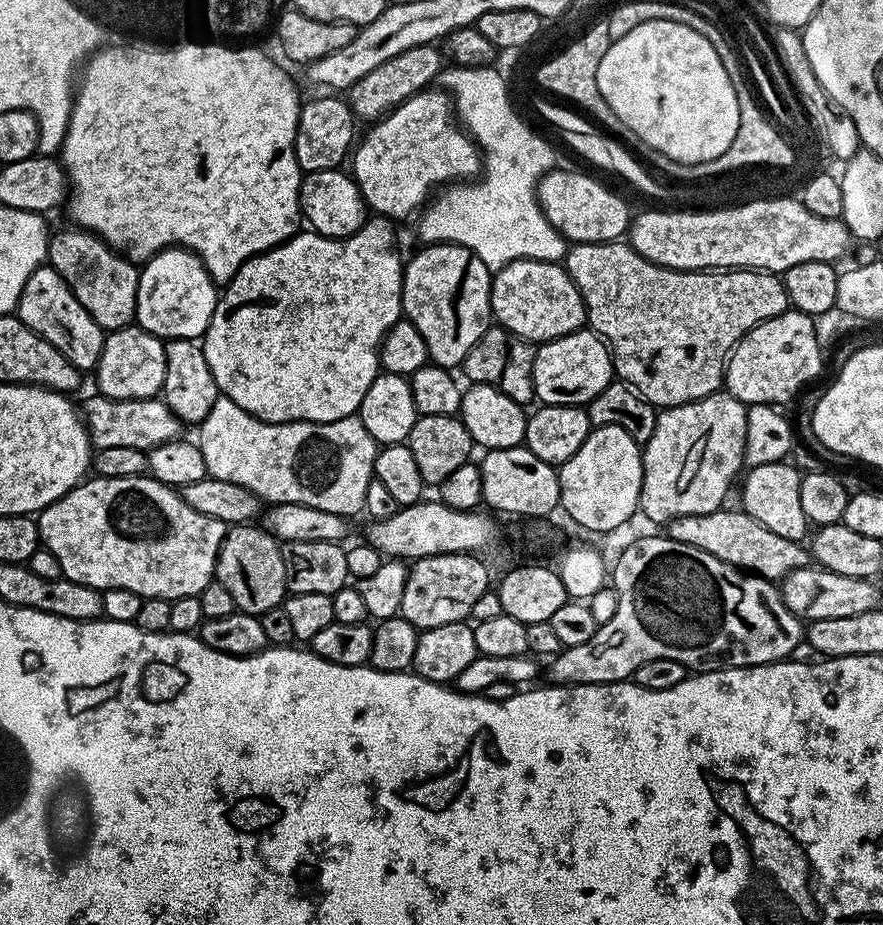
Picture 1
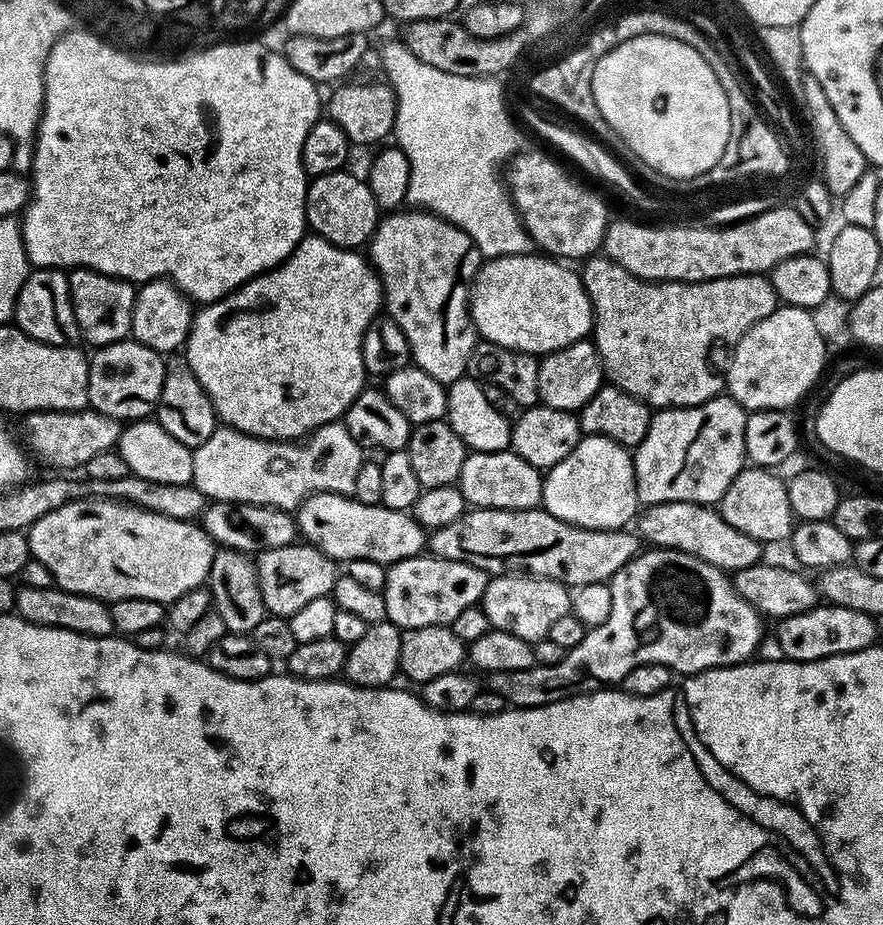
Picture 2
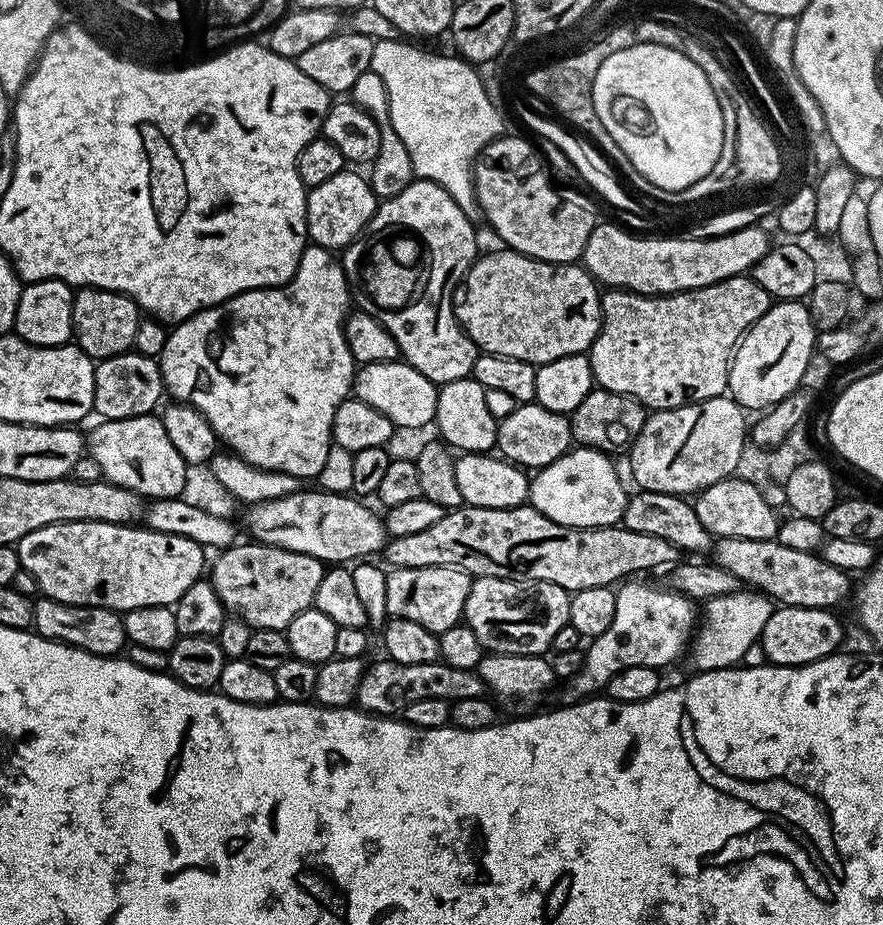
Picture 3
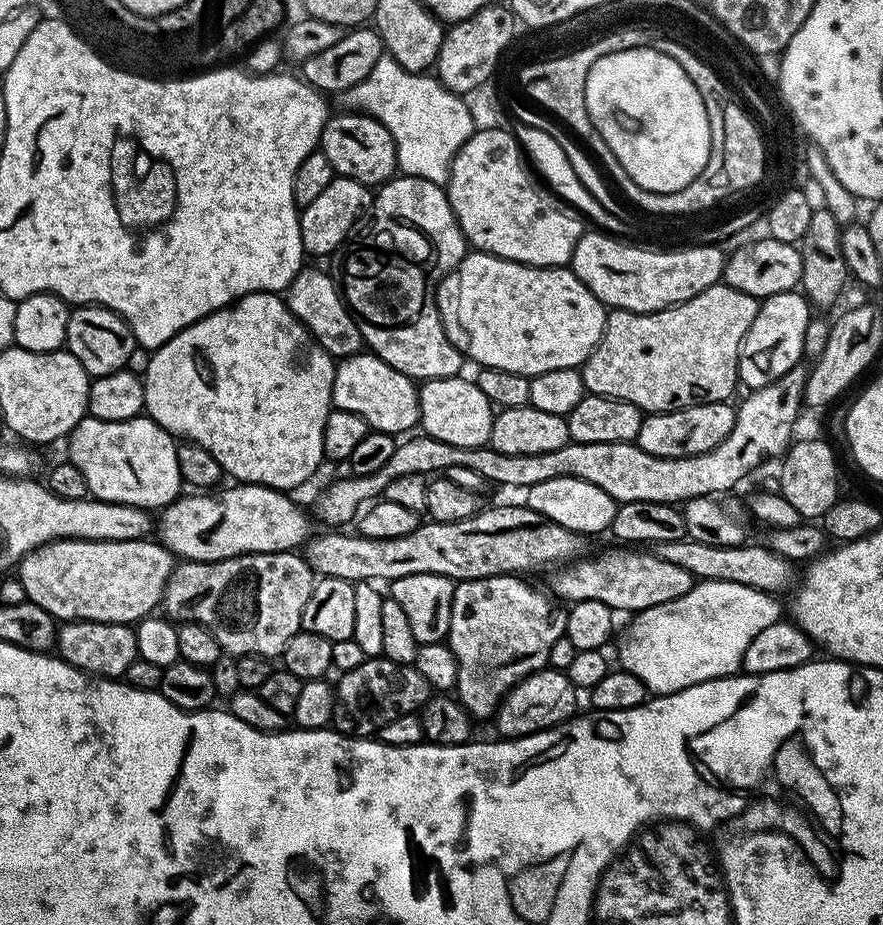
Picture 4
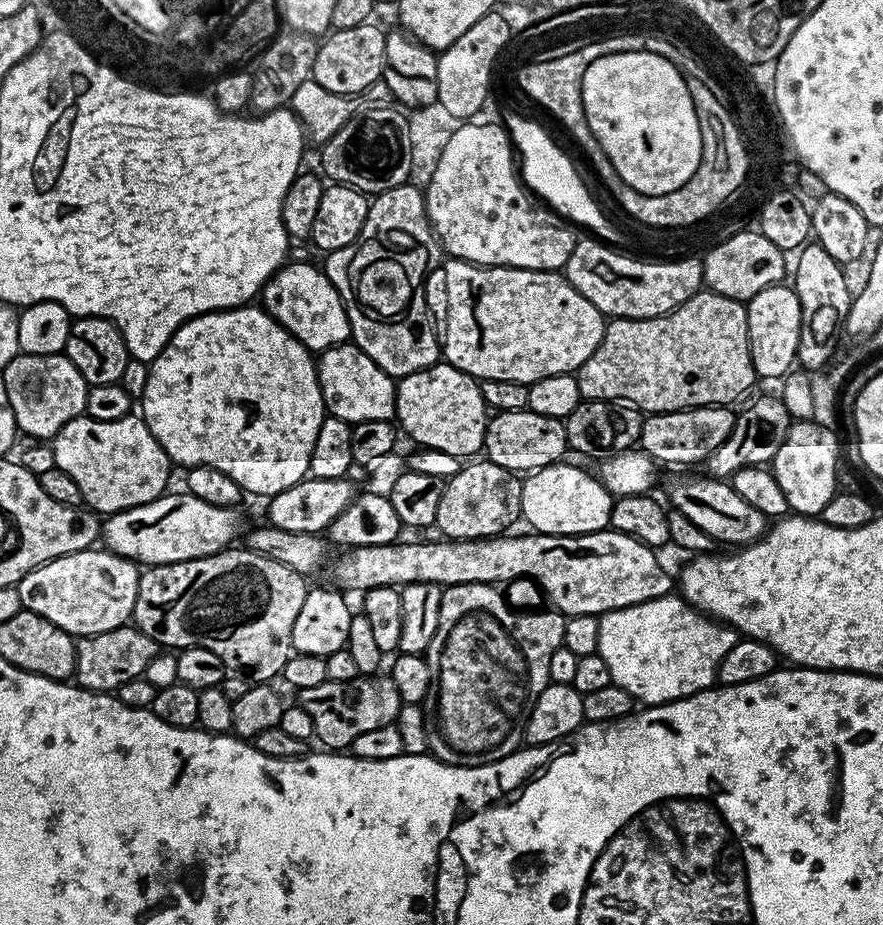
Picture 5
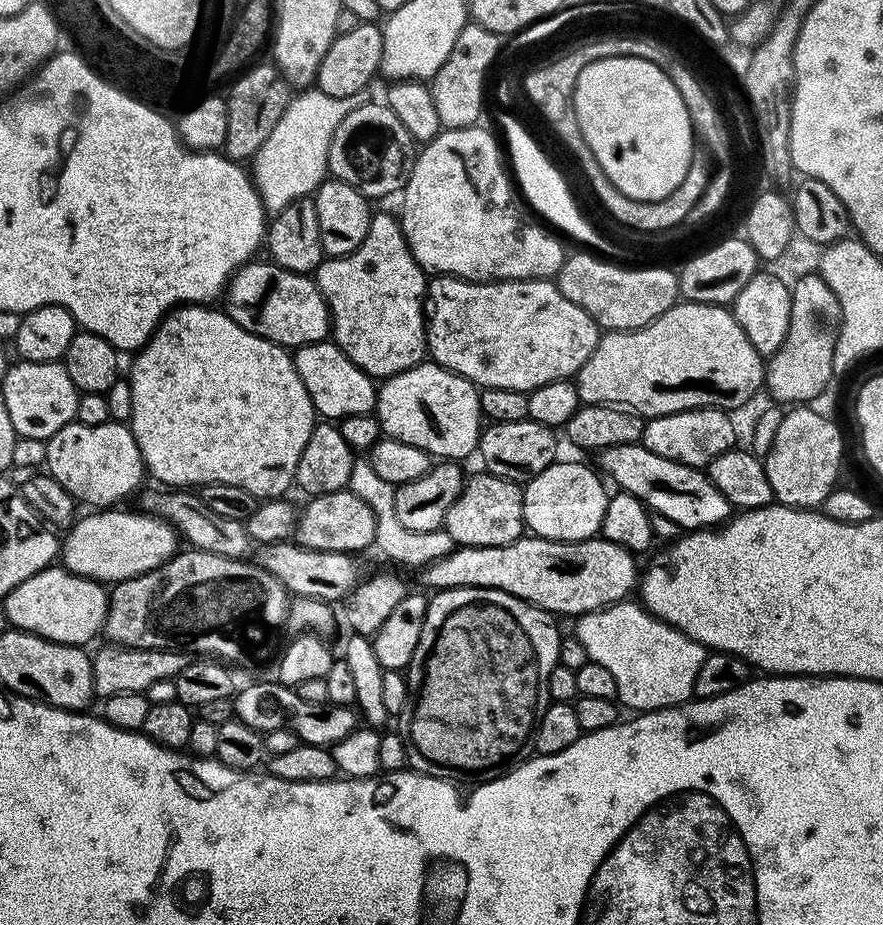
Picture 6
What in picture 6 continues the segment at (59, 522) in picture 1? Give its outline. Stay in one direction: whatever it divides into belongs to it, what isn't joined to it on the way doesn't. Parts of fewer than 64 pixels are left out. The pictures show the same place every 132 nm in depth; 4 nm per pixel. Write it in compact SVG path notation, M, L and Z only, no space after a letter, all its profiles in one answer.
M49 566L14 586L3 597L2 607L15 631L29 632L55 644L84 646L87 640L104 631L109 595L109 589L101 581L79 576L63 566Z

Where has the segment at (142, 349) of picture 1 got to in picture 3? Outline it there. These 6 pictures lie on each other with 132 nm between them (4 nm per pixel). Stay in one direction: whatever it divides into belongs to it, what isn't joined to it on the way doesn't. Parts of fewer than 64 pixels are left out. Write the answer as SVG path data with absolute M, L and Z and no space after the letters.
M129 350L111 356L96 364L94 374L93 413L101 421L125 420L155 413L156 403L165 395L164 379L159 363L153 357L143 356L141 352Z

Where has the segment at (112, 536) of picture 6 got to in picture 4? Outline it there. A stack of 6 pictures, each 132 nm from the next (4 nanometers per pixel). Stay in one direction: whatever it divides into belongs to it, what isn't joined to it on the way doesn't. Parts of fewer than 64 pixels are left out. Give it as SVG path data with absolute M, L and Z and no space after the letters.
M237 483L236 488L228 488L225 492L217 491L215 494L192 494L196 496L181 495L173 504L168 504L159 513L158 516L158 540L163 544L173 557L179 558L181 561L187 562L190 560L225 560L226 558L234 558L235 556L245 556L246 554L254 554L255 552L290 552L299 549L304 541L310 535L308 529L308 520L304 517L304 512L291 500L291 495L285 494L283 491L275 488L268 488L265 484L241 484Z

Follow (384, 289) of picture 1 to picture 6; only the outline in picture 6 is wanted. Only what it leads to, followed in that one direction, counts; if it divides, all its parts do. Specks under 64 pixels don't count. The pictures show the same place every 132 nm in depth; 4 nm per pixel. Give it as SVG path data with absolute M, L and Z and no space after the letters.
M181 306L175 308L161 321L155 334L135 355L135 360L128 381L133 391L134 414L130 427L138 442L138 450L142 450L144 466L149 477L161 480L161 485L171 486L176 490L192 490L205 484L225 484L226 486L242 486L257 498L280 498L289 487L293 487L298 458L302 458L302 450L306 450L306 442L310 442L310 434L318 423L318 413L312 404L311 396L302 384L302 379L295 369L293 353L275 344L255 336L252 332L242 330L229 318L225 311L214 310L212 306Z

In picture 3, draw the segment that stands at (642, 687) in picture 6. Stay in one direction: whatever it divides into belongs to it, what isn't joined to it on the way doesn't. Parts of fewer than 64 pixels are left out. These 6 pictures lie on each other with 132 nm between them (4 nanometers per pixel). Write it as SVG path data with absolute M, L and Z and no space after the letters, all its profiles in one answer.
M737 590L728 596L719 596L707 601L702 608L702 620L703 623L705 620L708 625L705 628L703 625L695 633L690 644L693 669L709 672L739 665L743 661L740 659L751 648L757 647L762 630L766 626L766 622L770 622L770 614L773 610L773 601L754 590Z

